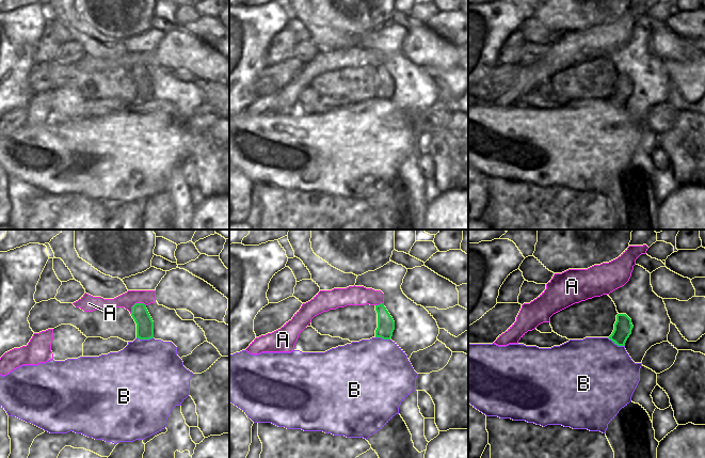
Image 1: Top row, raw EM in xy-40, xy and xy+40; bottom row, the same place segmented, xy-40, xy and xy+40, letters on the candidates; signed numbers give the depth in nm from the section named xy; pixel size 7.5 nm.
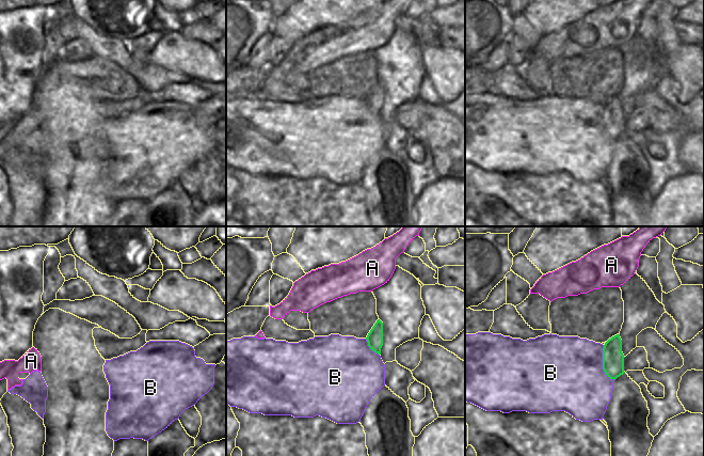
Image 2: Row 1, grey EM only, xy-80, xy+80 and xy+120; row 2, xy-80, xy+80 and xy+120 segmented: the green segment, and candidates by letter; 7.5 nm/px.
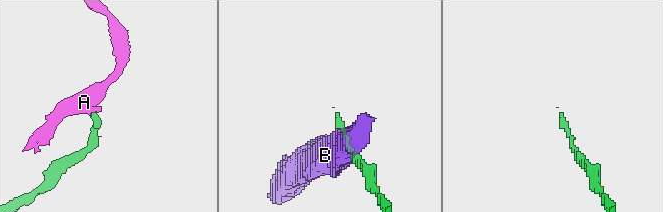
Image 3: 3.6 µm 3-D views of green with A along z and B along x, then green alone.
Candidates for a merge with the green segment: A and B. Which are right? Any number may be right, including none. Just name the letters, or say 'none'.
none.

